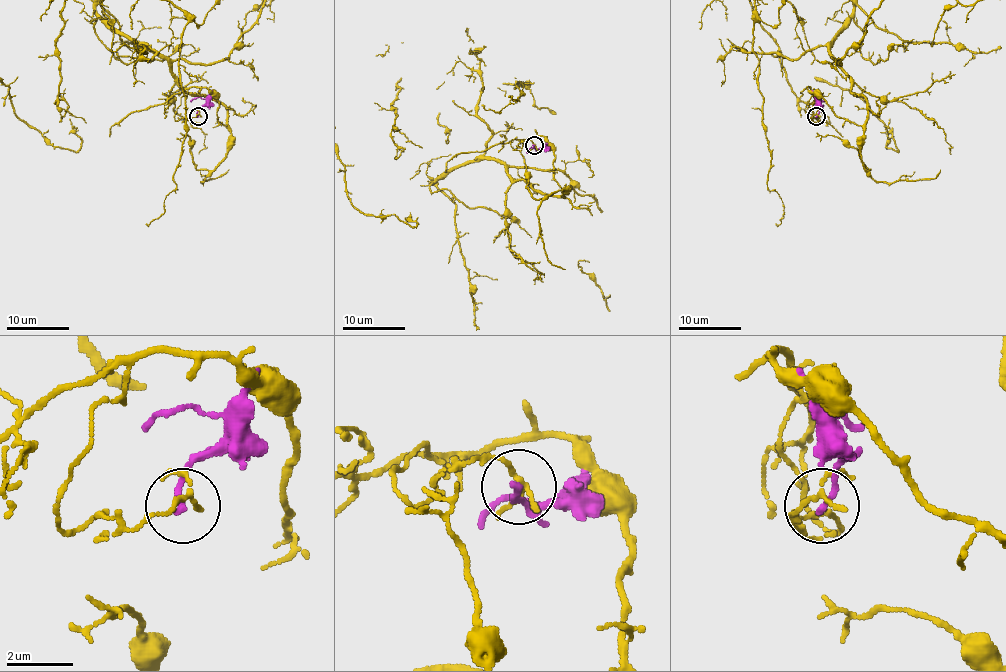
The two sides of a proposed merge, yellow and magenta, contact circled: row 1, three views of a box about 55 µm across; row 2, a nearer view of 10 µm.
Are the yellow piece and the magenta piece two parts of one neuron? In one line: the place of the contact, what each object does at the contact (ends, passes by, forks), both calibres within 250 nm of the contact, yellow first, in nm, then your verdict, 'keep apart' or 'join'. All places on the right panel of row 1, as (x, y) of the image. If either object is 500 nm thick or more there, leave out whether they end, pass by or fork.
(816, 116) | yellow passes by | magenta ends | 130/190 nm | keep apart

